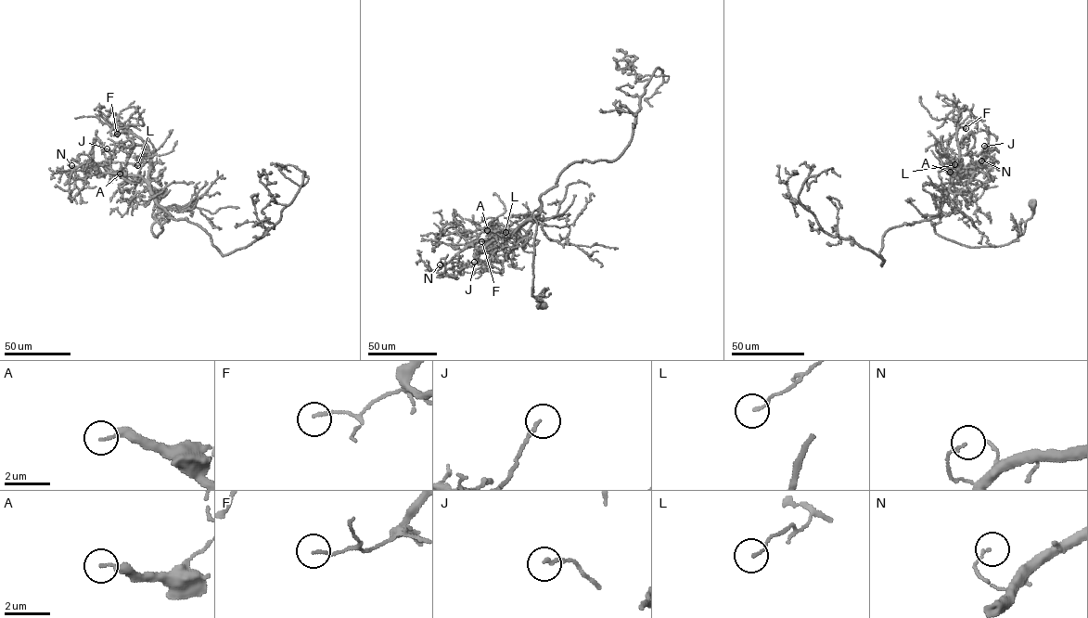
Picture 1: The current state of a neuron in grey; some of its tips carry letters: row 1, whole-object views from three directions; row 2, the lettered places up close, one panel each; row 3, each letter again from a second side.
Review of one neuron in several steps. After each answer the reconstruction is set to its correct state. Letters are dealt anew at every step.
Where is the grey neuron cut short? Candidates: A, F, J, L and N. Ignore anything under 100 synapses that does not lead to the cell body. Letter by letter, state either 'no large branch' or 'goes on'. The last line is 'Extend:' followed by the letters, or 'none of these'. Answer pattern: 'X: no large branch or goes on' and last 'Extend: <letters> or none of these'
A: goes on
F: no large branch
J: no large branch
L: no large branch
N: no large branch
Extend: A

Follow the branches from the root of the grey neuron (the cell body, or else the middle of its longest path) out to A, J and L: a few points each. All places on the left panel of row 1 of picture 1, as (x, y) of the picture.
A: (162, 192), (158, 205), (160, 211), (151, 226), (157, 237), (167, 219), (164, 210), (142, 177), (120, 173)
J: (162, 192), (151, 226), (157, 237), (167, 219), (164, 210), (146, 182), (127, 182), (112, 170), (107, 148)
L: (162, 192), (158, 205), (160, 211), (151, 226), (157, 237), (167, 218), (150, 189), (149, 163), (137, 165)

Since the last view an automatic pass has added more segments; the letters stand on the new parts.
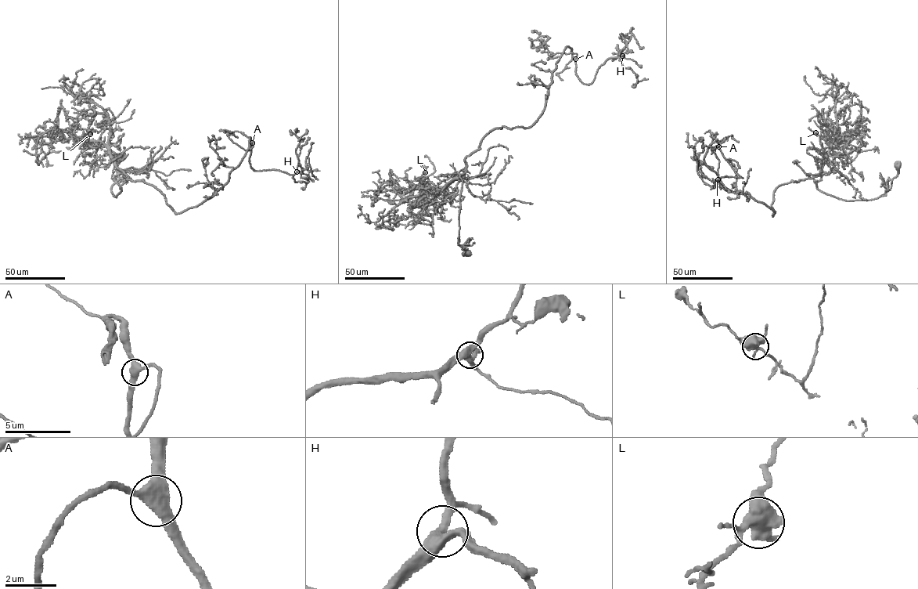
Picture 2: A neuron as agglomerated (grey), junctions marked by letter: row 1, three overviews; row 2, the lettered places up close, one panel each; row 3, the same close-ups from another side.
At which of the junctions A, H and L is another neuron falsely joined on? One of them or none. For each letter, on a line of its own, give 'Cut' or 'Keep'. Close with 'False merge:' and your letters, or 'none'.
A: Keep
H: Keep
L: Keep
False merge: none

